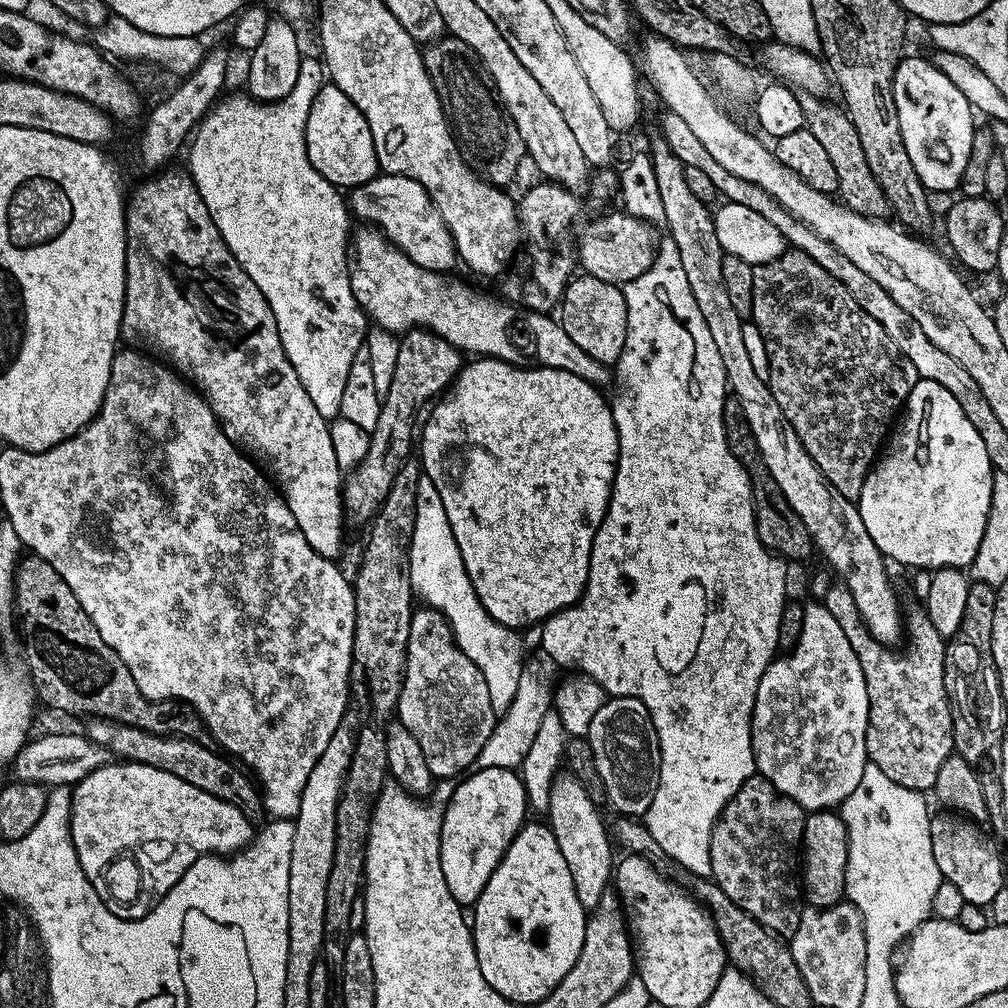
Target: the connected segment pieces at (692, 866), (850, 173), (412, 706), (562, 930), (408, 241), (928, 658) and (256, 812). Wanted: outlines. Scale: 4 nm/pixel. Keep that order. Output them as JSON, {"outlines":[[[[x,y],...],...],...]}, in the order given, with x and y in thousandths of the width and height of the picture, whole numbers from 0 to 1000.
{"outlines":[[[[660,237],[645,268],[618,283],[618,287],[623,322],[619,346],[609,362],[610,376],[611,373],[615,376],[615,390],[611,397],[606,398],[606,403],[609,423],[613,427],[615,449],[611,459],[611,473],[607,479],[607,493],[587,539],[579,590],[570,599],[539,616],[534,635],[538,646],[546,649],[557,664],[567,663],[563,665],[589,673],[589,677],[597,680],[604,691],[628,690],[641,700],[655,737],[655,775],[649,796],[645,796],[645,804],[637,811],[638,816],[642,817],[649,835],[653,835],[653,839],[657,839],[660,847],[674,860],[685,863],[689,869],[705,870],[704,827],[708,823],[710,813],[714,811],[715,804],[724,796],[724,792],[728,792],[736,776],[743,774],[751,765],[745,742],[746,705],[752,688],[752,677],[772,647],[772,621],[780,598],[778,582],[782,579],[778,572],[780,560],[775,553],[756,542],[750,529],[742,471],[740,466],[736,466],[732,454],[724,450],[724,442],[720,438],[718,399],[723,384],[716,354],[708,343],[708,335],[704,335],[704,327],[692,308],[692,300],[688,300],[688,292],[685,292],[685,280],[681,280],[677,256],[673,256],[669,240]]],[[[802,91],[793,92],[794,105],[798,114],[798,122],[808,133],[808,138],[819,148],[827,170],[831,172],[831,194],[843,208],[861,214],[865,218],[876,218],[882,213],[883,207],[879,192],[875,192],[875,185],[871,185],[871,177],[863,173],[863,165],[859,161],[859,152],[855,149],[855,141],[851,138],[851,129],[847,129],[847,121],[836,106],[818,101],[813,95]]],[[[424,601],[414,602],[409,609],[401,676],[393,706],[396,717],[401,718],[403,724],[411,728],[415,740],[419,740],[419,748],[423,751],[423,760],[427,760],[427,768],[437,774],[448,774],[463,767],[471,759],[474,748],[478,748],[478,740],[482,740],[486,728],[492,722],[494,708],[490,700],[486,700],[486,684],[482,681],[482,673],[478,673],[478,665],[474,665],[474,661],[470,661],[470,657],[466,657],[466,653],[458,649],[440,610]]],[[[524,815],[512,824],[486,875],[482,875],[482,883],[478,883],[472,892],[470,904],[472,917],[470,913],[467,918],[468,933],[472,936],[478,970],[482,970],[482,974],[486,974],[486,978],[508,993],[509,997],[530,998],[535,992],[542,991],[554,974],[565,966],[565,958],[569,958],[577,942],[581,902],[574,897],[565,862],[543,816]]],[[[374,173],[367,181],[356,183],[355,186],[348,188],[343,201],[352,217],[354,214],[357,220],[372,226],[392,246],[398,246],[408,258],[415,260],[415,264],[419,264],[428,270],[444,272],[447,271],[447,266],[454,262],[452,242],[448,239],[446,228],[442,224],[442,220],[438,220],[438,212],[435,212],[435,208],[430,204],[425,189],[415,180],[409,179],[405,175]]],[[[826,581],[817,590],[816,599],[827,609],[835,629],[839,629],[847,649],[851,649],[851,661],[855,661],[855,673],[859,673],[861,689],[861,723],[859,724],[860,753],[883,776],[899,780],[914,788],[928,783],[931,764],[935,756],[945,749],[944,701],[937,680],[938,632],[927,625],[916,602],[909,601],[899,611],[899,639],[901,644],[892,651],[882,640],[873,639],[861,628],[861,622],[847,601],[847,593],[836,581]]],[[[91,712],[84,718],[87,719],[81,722],[82,729],[88,734],[97,736],[97,740],[104,742],[108,748],[125,756],[165,764],[165,768],[173,768],[173,772],[181,772],[181,776],[188,776],[188,780],[196,780],[196,784],[204,784],[204,788],[212,788],[236,800],[236,804],[240,804],[240,808],[251,815],[257,814],[257,810],[263,809],[262,795],[251,771],[241,761],[231,757],[225,749],[215,745],[213,741],[205,742],[207,740],[205,737],[186,734],[180,730],[149,728],[145,724],[137,724],[137,720],[125,720],[121,716],[112,714]]]]}

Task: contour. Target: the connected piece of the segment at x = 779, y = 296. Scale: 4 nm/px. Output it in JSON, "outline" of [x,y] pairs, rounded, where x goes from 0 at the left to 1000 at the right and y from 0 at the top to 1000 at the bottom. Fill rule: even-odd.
{"outline":[[[779,248],[772,256],[759,262],[749,263],[746,271],[748,272],[748,296],[746,297],[744,317],[745,320],[752,323],[752,327],[756,331],[756,339],[760,339],[760,355],[764,359],[761,375],[762,386],[768,391],[772,403],[776,403],[776,411],[780,411],[780,415],[788,423],[796,442],[804,450],[804,454],[808,454],[808,458],[813,463],[814,470],[819,473],[826,488],[831,492],[838,492],[839,495],[846,498],[852,497],[861,469],[865,467],[867,457],[870,455],[891,410],[900,402],[901,393],[909,382],[911,374],[907,367],[907,359],[900,357],[891,347],[891,343],[887,343],[883,331],[879,331],[879,327],[875,327],[875,323],[871,319],[867,319],[867,315],[863,315],[863,312],[859,312],[859,308],[855,308],[855,304],[851,304],[851,300],[845,295],[843,288],[839,288],[839,284],[835,284],[835,280],[831,280],[831,276],[827,276],[819,268],[815,268],[815,264],[812,264],[812,260],[808,260],[808,256],[804,256],[799,250]]]}

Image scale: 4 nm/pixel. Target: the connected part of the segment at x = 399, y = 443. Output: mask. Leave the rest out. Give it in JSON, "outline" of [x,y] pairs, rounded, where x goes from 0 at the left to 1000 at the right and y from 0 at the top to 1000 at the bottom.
{"outline":[[[410,325],[408,329],[400,330],[396,334],[395,355],[392,356],[391,373],[387,378],[387,387],[383,390],[381,398],[377,399],[377,410],[374,422],[363,437],[363,454],[355,458],[355,462],[344,469],[339,480],[339,499],[346,517],[361,516],[368,517],[369,513],[379,502],[383,490],[387,490],[387,481],[391,478],[391,470],[411,448],[411,429],[409,433],[409,420],[413,417],[413,408],[417,401],[424,402],[432,398],[451,377],[458,364],[458,350],[446,339],[442,339],[438,333],[433,333],[419,325]]]}

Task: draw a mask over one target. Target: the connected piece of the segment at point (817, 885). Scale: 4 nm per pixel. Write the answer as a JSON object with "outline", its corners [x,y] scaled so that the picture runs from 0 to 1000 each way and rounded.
{"outline":[[[803,805],[798,812],[796,834],[796,889],[805,900],[818,901],[838,892],[841,824],[832,805]]]}

